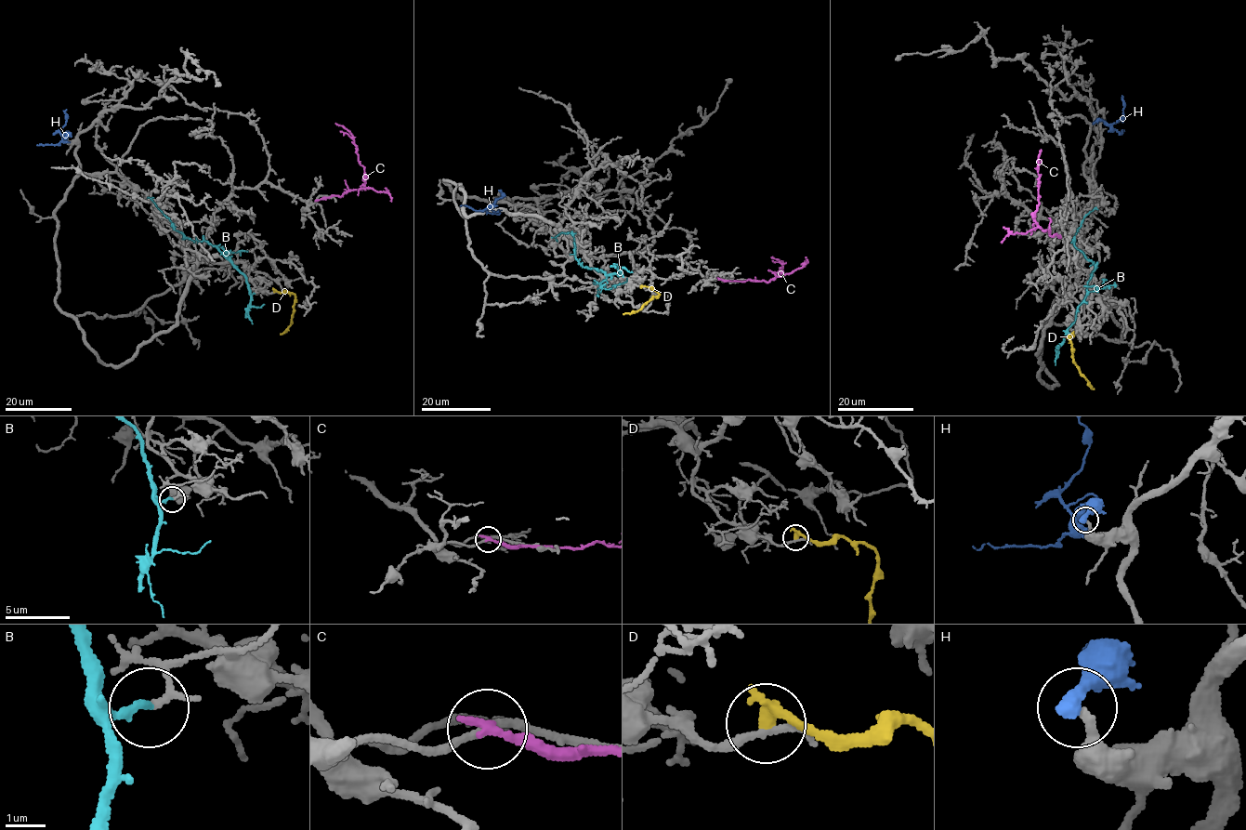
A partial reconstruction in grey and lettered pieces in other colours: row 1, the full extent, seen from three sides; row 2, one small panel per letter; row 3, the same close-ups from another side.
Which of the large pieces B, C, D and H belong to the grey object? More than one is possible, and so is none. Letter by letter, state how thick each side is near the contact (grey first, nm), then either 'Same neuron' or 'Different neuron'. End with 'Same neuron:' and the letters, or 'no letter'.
B: Thickness 170 nm (grey) against 170 nm. Different neuron
C: Thickness 150 nm (grey) against 260 nm. Different neuron
D: Thickness 170 nm (grey) against 240 nm. Different neuron
H: Thickness 200 nm (grey) against 420 nm. Different neuron
Same neuron: no letter

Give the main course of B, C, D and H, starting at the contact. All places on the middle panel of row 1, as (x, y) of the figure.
B: (622, 277), (622, 271), (605, 274), (584, 268), (575, 256), (570, 232), (560, 232), (557, 241)
C: (719, 278), (768, 282), (780, 274), (780, 270), (782, 268), (780, 260), (771, 256)
D: (641, 287), (650, 287), (659, 295), (637, 311), (623, 314)
H: (500, 191), (501, 197), (487, 210), (495, 213), (501, 210)

